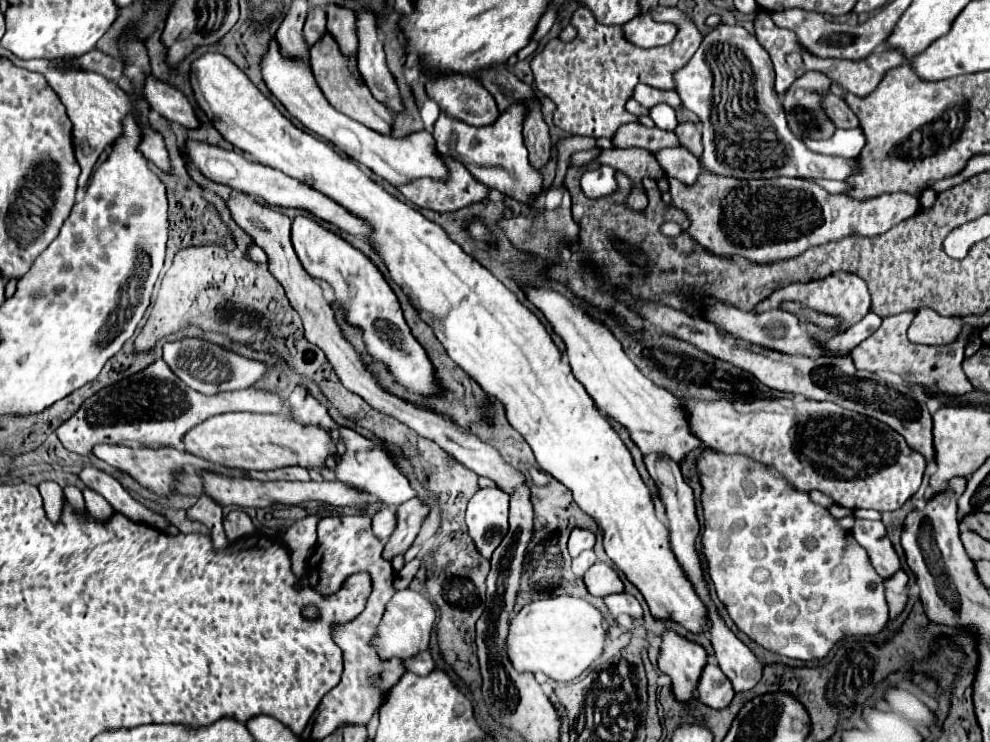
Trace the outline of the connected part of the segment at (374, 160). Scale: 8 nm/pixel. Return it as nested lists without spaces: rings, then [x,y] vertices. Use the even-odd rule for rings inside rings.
[[[275,38],[269,40],[267,52],[261,58],[261,76],[269,92],[287,108],[287,112],[297,118],[307,130],[319,134],[339,150],[343,150],[351,160],[365,164],[371,168],[377,176],[385,178],[393,186],[399,186],[403,182],[411,182],[417,178],[435,178],[443,180],[445,178],[445,164],[437,156],[435,150],[435,140],[431,132],[421,130],[407,134],[403,138],[387,136],[381,132],[375,132],[357,120],[351,120],[349,116],[337,112],[321,94],[313,74],[311,66],[307,64],[305,58],[293,58],[293,56],[283,56],[279,50],[279,42]]]

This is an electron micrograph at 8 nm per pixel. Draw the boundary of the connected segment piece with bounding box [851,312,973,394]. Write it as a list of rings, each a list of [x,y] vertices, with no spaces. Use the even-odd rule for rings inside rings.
[[[901,312],[901,314],[885,318],[877,332],[873,332],[855,350],[851,350],[851,358],[857,370],[869,370],[869,372],[887,370],[901,376],[909,384],[919,384],[923,388],[929,388],[931,392],[941,392],[941,394],[971,392],[973,386],[961,370],[961,360],[965,358],[965,348],[969,344],[971,327],[963,326],[961,334],[953,342],[949,342],[949,346],[917,346],[917,344],[911,344],[905,334],[911,324],[911,318],[913,318],[911,312]]]

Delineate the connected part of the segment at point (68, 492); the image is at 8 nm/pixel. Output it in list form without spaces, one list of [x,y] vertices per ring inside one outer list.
[[[68,485],[63,489],[64,495],[77,514],[82,514],[85,510],[85,502],[82,491],[73,485]]]

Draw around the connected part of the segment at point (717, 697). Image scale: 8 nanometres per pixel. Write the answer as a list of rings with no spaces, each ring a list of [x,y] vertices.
[[[707,664],[703,668],[695,692],[699,700],[711,708],[725,708],[735,696],[733,686],[729,686],[729,678],[721,674],[721,668],[717,664]]]

